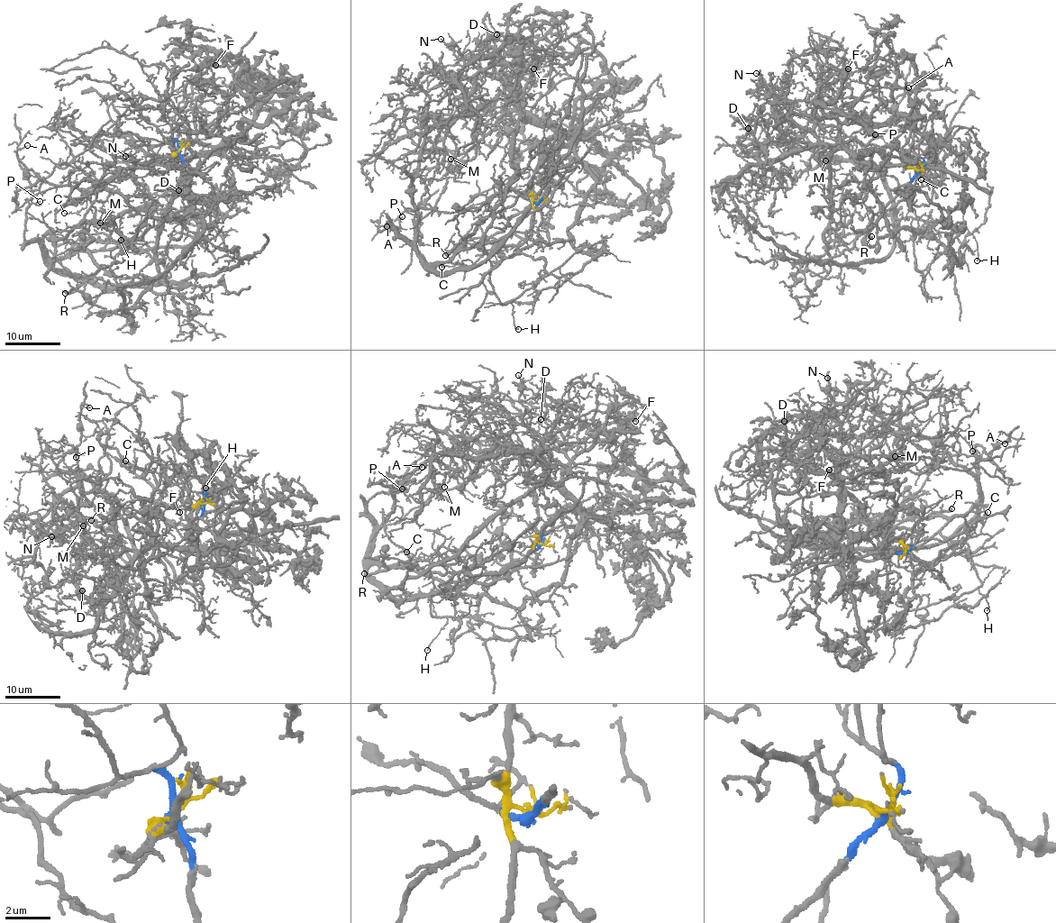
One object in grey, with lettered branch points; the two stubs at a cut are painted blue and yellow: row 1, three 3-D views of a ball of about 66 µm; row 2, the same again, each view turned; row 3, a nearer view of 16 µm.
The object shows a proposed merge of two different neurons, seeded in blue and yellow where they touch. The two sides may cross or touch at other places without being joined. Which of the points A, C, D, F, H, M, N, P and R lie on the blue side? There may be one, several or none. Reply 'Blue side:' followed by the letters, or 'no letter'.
Blue side: A, C, H, P, R

